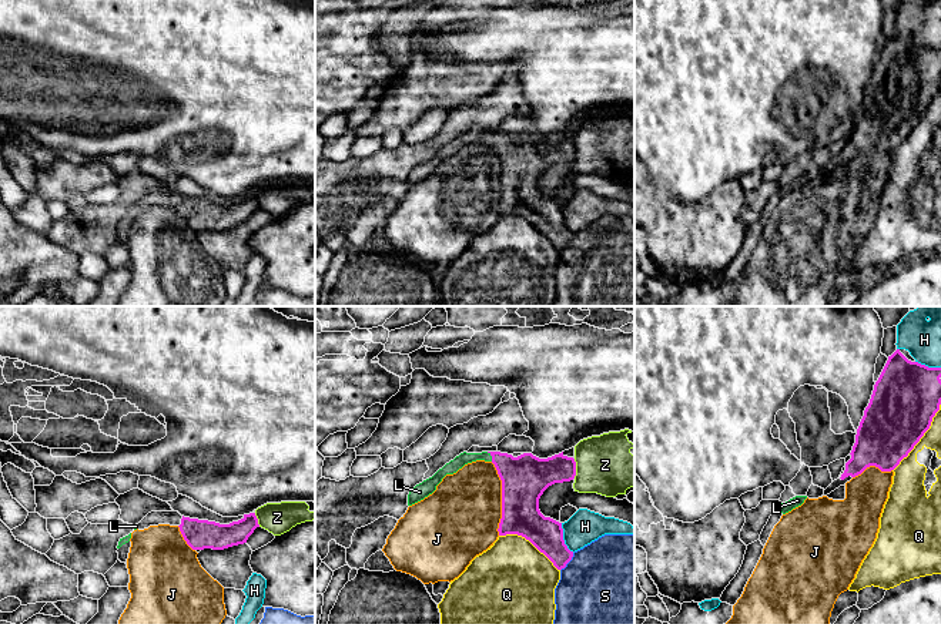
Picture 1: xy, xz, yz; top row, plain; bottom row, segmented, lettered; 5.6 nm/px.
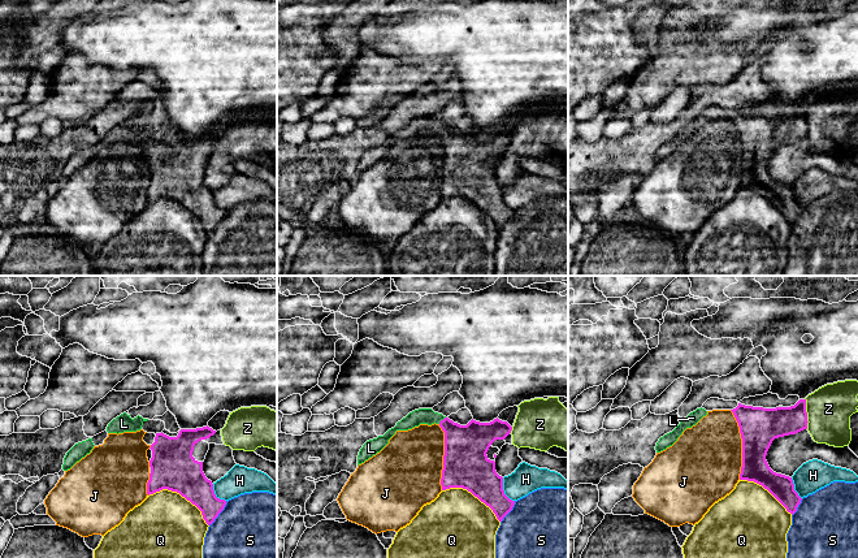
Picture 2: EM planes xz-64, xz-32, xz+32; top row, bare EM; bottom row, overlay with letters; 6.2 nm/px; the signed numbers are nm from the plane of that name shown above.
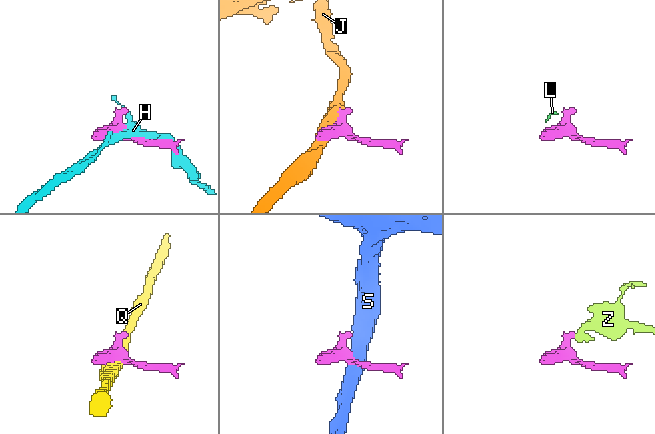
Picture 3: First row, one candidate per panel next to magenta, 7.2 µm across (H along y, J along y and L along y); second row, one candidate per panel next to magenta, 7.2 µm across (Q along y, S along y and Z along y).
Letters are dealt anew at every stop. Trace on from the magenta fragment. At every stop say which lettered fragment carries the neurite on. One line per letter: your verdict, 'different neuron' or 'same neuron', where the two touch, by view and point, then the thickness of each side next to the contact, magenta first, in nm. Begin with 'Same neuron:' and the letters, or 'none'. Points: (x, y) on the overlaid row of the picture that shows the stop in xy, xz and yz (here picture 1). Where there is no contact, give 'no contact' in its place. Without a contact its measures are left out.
Same neuron: L
H: different neuron; meets magenta in xz at (562, 539); 200 nm thick on the magenta side, 190 nm on the other
J: different neuron; meets magenta in xz at (502, 499); 260 nm thick on the magenta side, 420 nm on the other
L: same neuron; meets magenta in xz at (491, 455); 260 nm thick on the magenta side, 70 nm on the other
Q: different neuron; meets magenta in yz at (921, 436); 380 nm thick on the magenta side, 180 nm on the other
S: different neuron; meets magenta in xz at (569, 560); 190 nm thick on the magenta side, 480 nm on the other
Z: different neuron; meets magenta in xz at (575, 469); 220 nm thick on the magenta side, 320 nm on the other

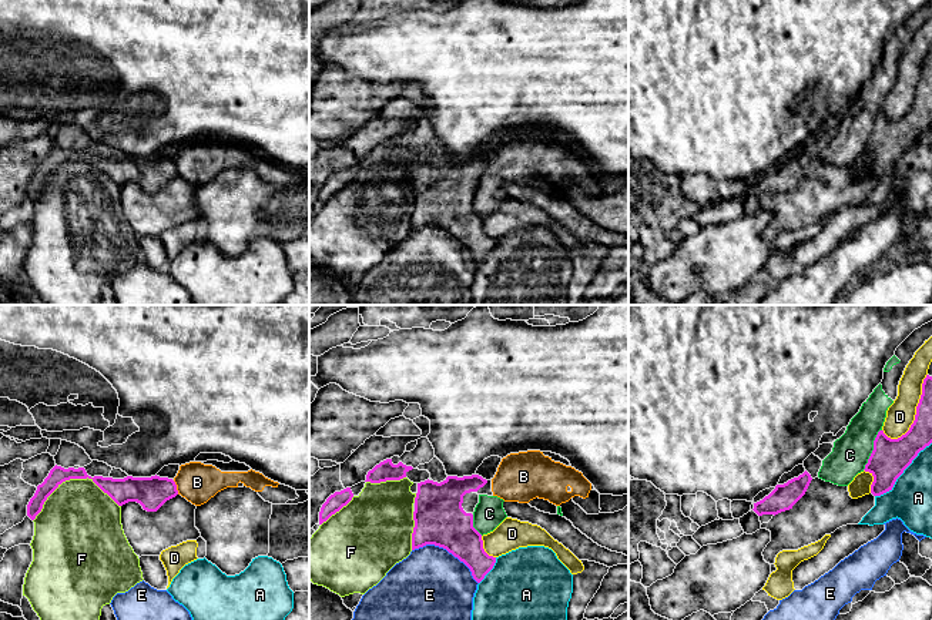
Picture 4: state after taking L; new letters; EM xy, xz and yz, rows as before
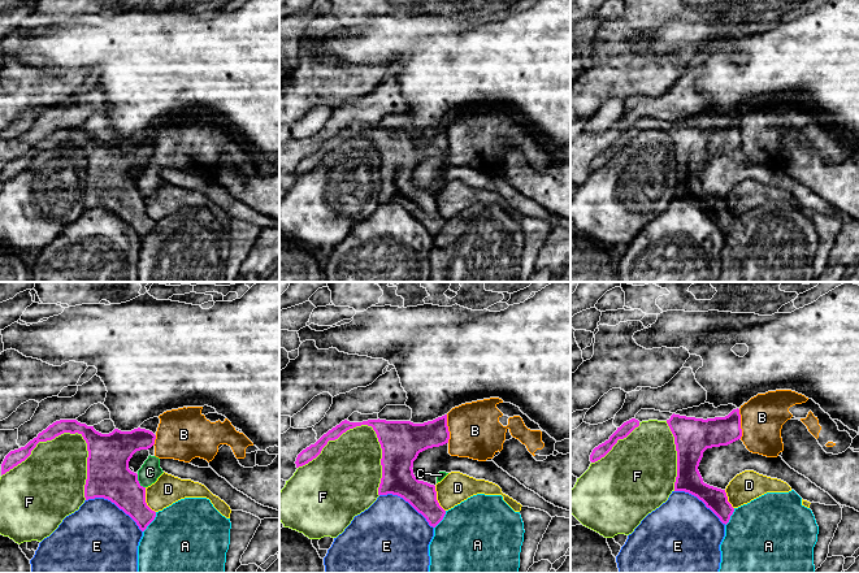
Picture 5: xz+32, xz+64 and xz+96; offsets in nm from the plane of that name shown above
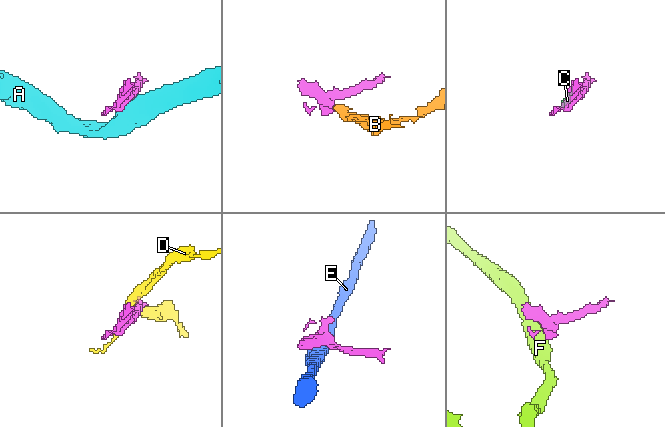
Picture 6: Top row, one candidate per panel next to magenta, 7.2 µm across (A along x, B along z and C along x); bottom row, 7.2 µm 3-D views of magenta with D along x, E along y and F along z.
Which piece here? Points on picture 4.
Same neuron: none
A: different neuron; meets magenta in yz at (902, 472); 220 nm thick on the magenta side, 240 nm on the other
B: different neuron; meets magenta in xy at (175, 488); 180 nm thick on the magenta side, 220 nm on the other
C: different neuron; meets magenta in yz at (874, 449); 220 nm thick on the magenta side, 200 nm on the other
D: different neuron; meets magenta in yz at (917, 412); 160 nm thick on the magenta side, 160 nm on the other
E: different neuron; meets magenta in xz at (448, 550); 280 nm thick on the magenta side, 400 nm on the other
F: different neuron; meets magenta in xy at (71, 478); 110 nm thick on the magenta side, 440 nm on the other

